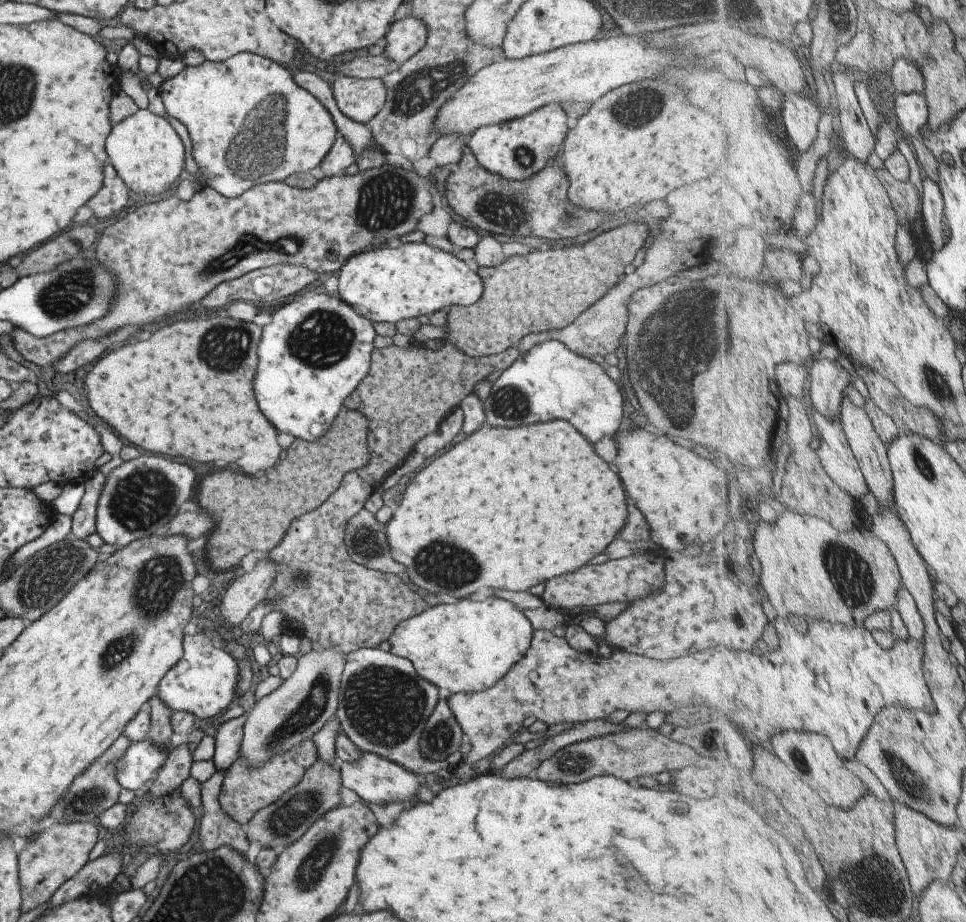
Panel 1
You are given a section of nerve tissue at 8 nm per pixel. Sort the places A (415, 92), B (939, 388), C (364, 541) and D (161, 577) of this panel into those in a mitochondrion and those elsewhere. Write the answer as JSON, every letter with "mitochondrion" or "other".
{"A":"mitochondrion","B":"mitochondrion","C":"mitochondrion","D":"mitochondrion"}

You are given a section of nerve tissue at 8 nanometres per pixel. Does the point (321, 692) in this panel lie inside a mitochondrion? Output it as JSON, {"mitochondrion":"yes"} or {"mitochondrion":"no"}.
{"mitochondrion":"yes"}

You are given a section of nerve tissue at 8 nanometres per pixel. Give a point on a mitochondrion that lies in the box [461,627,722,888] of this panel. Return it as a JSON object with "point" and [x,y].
{"point":[572,764]}

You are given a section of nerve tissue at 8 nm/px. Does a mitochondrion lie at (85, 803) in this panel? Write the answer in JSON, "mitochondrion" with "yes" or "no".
{"mitochondrion":"yes"}

